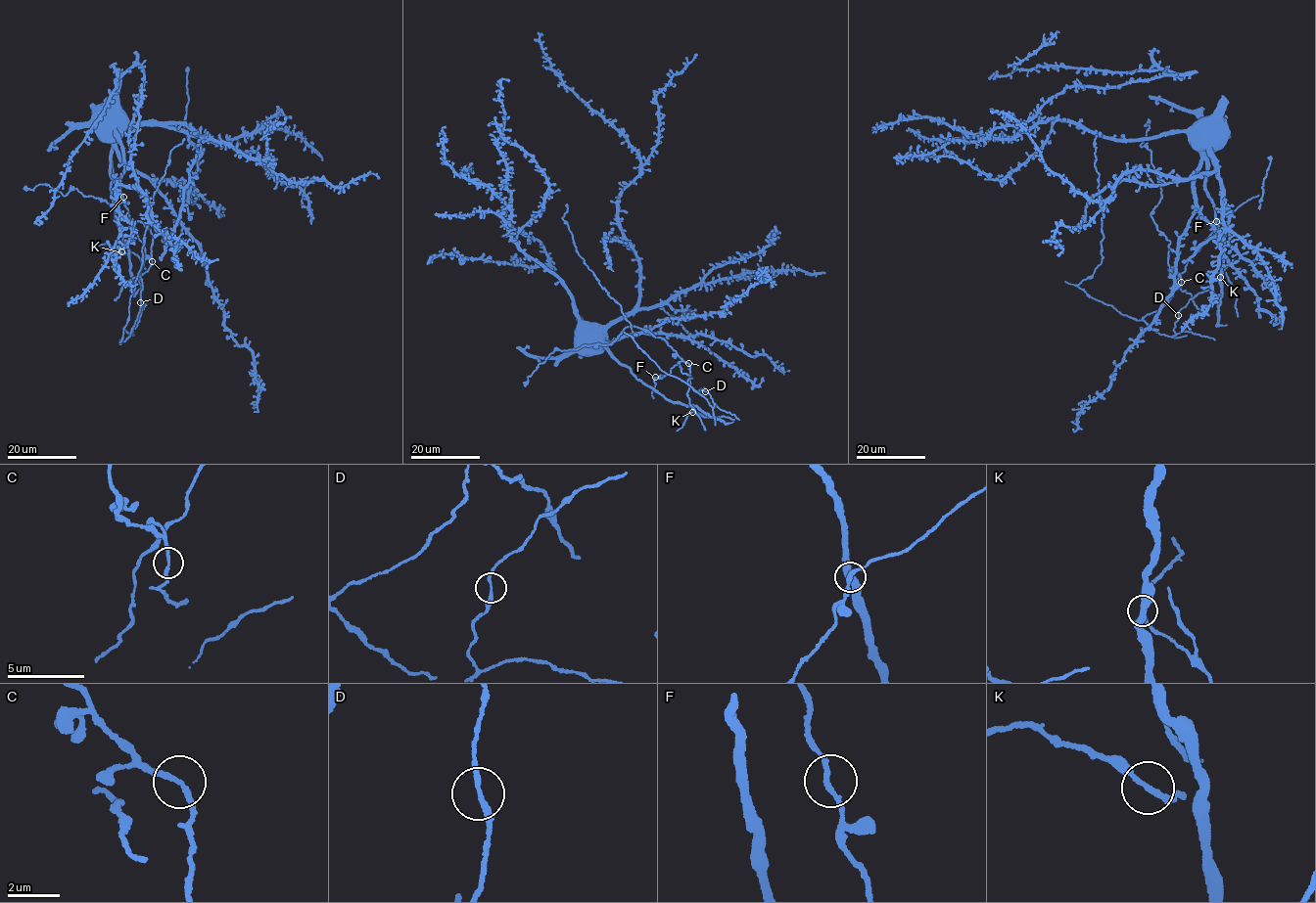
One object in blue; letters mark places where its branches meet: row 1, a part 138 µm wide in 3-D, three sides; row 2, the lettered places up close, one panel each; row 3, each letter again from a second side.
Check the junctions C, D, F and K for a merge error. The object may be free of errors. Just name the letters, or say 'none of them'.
none of them

